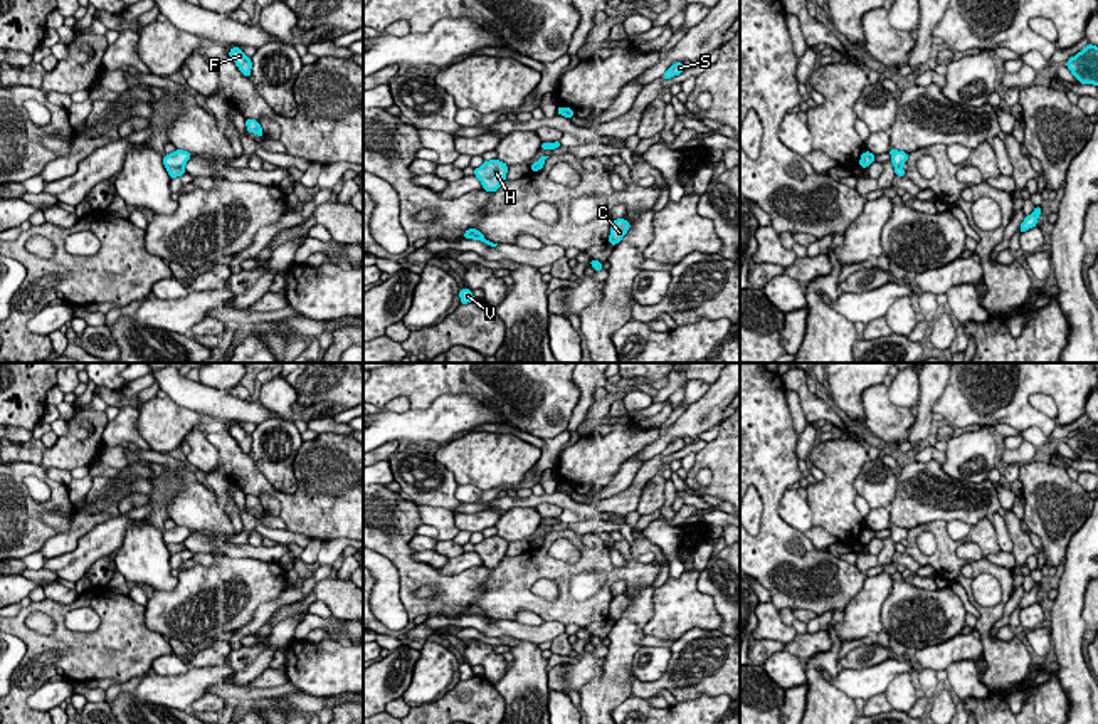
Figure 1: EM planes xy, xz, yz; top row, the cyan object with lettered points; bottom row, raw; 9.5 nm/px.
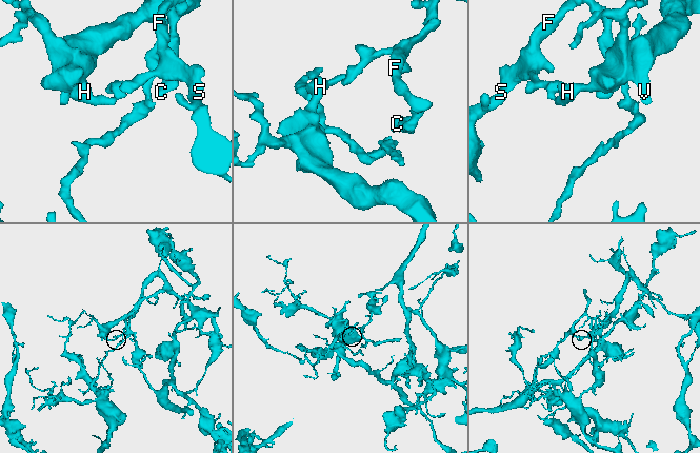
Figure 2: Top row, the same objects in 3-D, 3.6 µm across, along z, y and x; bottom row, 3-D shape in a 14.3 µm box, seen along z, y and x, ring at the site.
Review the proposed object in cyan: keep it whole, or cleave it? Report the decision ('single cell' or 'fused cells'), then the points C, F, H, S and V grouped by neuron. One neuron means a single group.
fused cells; groups C F S / H V

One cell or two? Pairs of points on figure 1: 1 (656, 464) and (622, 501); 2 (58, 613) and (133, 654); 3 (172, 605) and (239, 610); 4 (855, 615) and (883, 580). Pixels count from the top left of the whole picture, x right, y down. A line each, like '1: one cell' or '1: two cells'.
1: one cell
2: one cell
3: one cell
4: one cell

